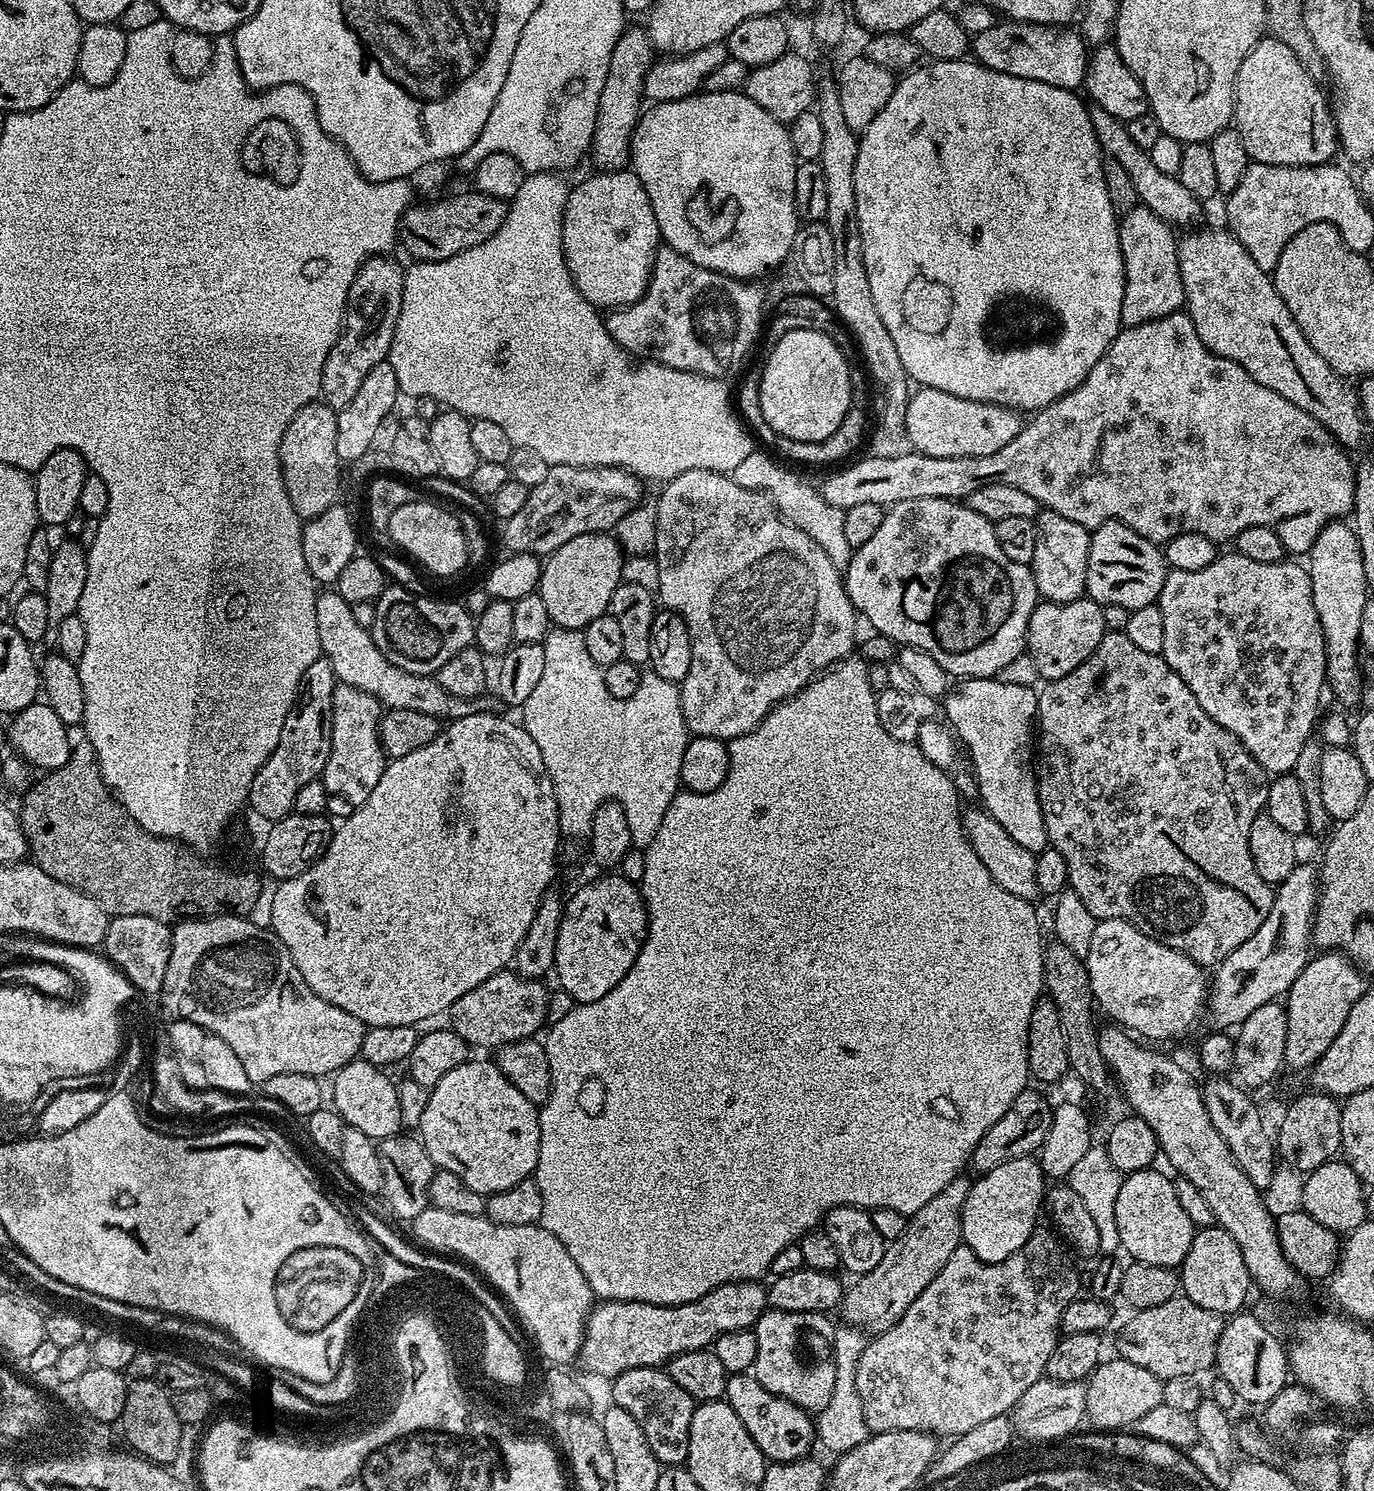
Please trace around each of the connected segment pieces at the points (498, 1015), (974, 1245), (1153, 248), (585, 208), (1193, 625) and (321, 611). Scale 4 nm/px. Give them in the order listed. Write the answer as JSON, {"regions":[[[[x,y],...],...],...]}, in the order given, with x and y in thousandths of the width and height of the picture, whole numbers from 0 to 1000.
{"regions":[[[[375,651],[357,653],[357,656],[354,656],[354,659],[351,659],[351,661],[345,661],[345,664],[342,664],[342,667],[336,667],[336,669],[333,669],[333,672],[330,672],[326,675],[325,683],[327,685],[325,684],[325,686],[329,691],[333,692],[344,704],[356,703],[356,704],[360,704],[366,700],[370,700],[375,698],[388,697],[391,694],[390,691],[393,689],[395,690],[399,683],[400,665],[394,661],[393,657],[386,657]]],[[[742,775],[737,778],[731,778],[729,782],[723,782],[723,785],[715,787],[708,793],[700,812],[700,834],[709,838],[709,841],[712,841],[715,846],[723,848],[735,844],[735,841],[738,841],[738,838],[743,837],[751,830],[751,827],[755,826],[754,818],[756,817],[757,813],[758,816],[758,808],[761,805],[760,788],[761,786],[756,777]]],[[[832,138],[817,143],[814,150],[818,176],[816,218],[820,220],[831,219],[860,209],[862,206],[862,192],[857,178],[857,158],[853,156],[855,156],[854,151]]],[[[459,114],[433,116],[428,118],[422,124],[417,125],[413,130],[410,148],[409,149],[409,165],[410,175],[415,181],[418,192],[435,208],[448,208],[455,207],[457,204],[464,203],[475,186],[475,179],[477,175],[477,169],[482,165],[482,159],[479,146],[476,146],[476,138],[467,125],[467,122]]],[[[899,369],[894,370],[894,373],[886,372],[881,380],[875,382],[852,382],[848,386],[846,398],[843,403],[846,409],[846,417],[849,420],[849,431],[847,431],[846,441],[852,449],[863,460],[866,461],[867,465],[870,467],[872,472],[875,474],[884,484],[886,484],[892,490],[897,491],[905,498],[905,502],[909,504],[920,514],[924,519],[937,519],[941,517],[945,511],[945,506],[948,500],[956,493],[961,478],[961,467],[965,460],[964,457],[964,432],[959,429],[959,419],[958,410],[956,404],[956,392],[951,382],[946,379],[934,376],[930,378],[910,377],[904,371]]],[[[236,396],[231,399],[229,414],[231,417],[233,437],[235,442],[240,444],[245,457],[269,465],[280,476],[304,476],[304,479],[313,479],[313,482],[321,484],[328,484],[346,478],[356,477],[354,466],[348,467],[346,469],[333,468],[333,465],[328,465],[328,463],[324,463],[317,457],[317,453],[305,453],[286,447],[279,441],[278,436],[275,436],[270,423],[261,420],[256,406],[245,396]]]]}

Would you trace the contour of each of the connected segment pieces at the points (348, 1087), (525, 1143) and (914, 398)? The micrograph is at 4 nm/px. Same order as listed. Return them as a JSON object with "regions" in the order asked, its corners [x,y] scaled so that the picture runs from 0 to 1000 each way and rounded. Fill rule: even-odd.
{"regions":[[[[260,710],[246,717],[240,724],[241,742],[245,744],[253,756],[263,758],[263,761],[274,766],[289,761],[293,757],[293,744],[290,744],[290,727],[282,721],[280,717]]],[[[341,710],[336,715],[330,715],[330,718],[328,718],[328,720],[324,720],[322,726],[317,727],[312,732],[310,744],[307,746],[307,753],[304,757],[304,764],[308,767],[310,774],[313,774],[318,784],[332,787],[345,799],[352,801],[365,799],[365,798],[371,798],[371,795],[377,795],[377,793],[385,791],[389,787],[392,779],[392,769],[393,768],[393,747],[391,741],[387,740],[386,736],[383,736],[383,734],[380,734],[380,731],[377,731],[377,728],[374,728],[374,726],[371,726],[371,723],[368,723],[368,720],[365,720],[365,718],[362,718],[360,712],[357,710],[346,711],[346,710]]],[[[667,260],[662,265],[658,288],[659,295],[666,302],[680,307],[703,307],[723,304],[735,296],[744,286],[743,277],[739,274],[709,270],[689,264],[689,262]]]]}

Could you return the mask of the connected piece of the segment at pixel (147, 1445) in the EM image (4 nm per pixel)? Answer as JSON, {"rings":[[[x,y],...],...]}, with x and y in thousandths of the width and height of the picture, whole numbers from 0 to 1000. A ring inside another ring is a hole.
{"rings":[[[112,924],[96,926],[94,928],[92,943],[89,943],[86,958],[90,960],[90,966],[94,968],[91,969],[95,973],[117,983],[122,983],[130,978],[131,966],[135,962],[135,958],[131,954],[130,948],[127,948],[125,934]]]}

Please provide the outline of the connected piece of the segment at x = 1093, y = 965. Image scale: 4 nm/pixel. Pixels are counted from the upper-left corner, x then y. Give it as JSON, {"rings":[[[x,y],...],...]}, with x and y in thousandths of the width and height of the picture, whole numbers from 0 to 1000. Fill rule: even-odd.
{"rings":[[[819,617],[798,618],[793,637],[788,642],[788,645],[792,649],[795,669],[799,674],[800,678],[801,679],[803,678],[809,683],[807,685],[811,685],[814,689],[833,698],[853,698],[855,695],[862,695],[870,688],[870,683],[877,678],[877,650],[874,647],[870,647],[862,638],[854,637],[852,634],[831,626],[831,624],[828,624],[822,618]]]}

